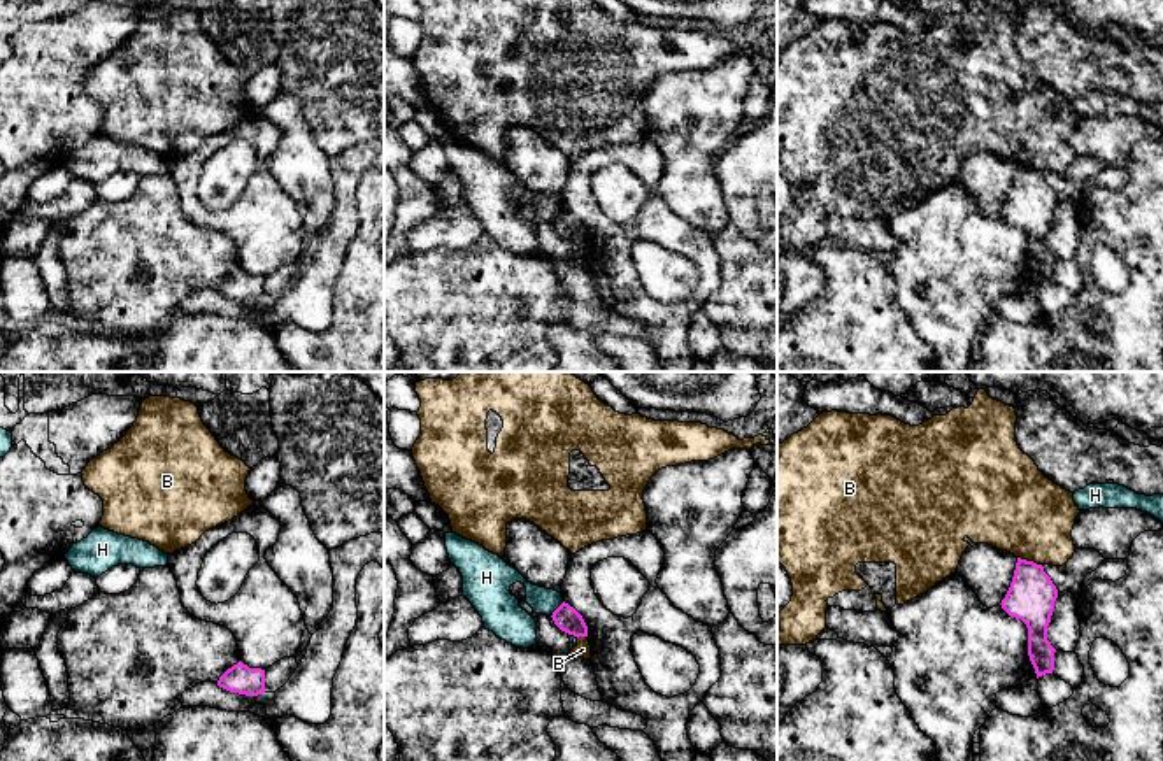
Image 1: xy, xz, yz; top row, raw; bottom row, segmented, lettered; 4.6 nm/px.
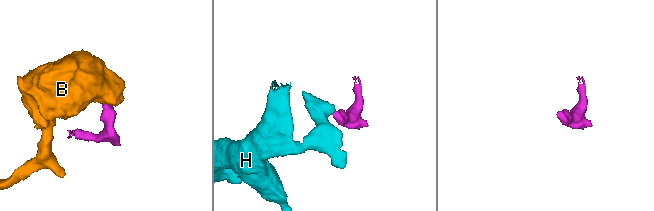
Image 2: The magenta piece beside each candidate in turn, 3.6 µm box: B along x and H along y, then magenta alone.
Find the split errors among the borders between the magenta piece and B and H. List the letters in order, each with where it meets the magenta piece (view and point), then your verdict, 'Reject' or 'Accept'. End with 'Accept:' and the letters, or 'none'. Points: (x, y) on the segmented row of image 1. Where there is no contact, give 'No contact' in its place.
B: Touches magenta at yz (1030, 561). Reject
H: Touches magenta at xz (556, 609). Reject
Accept: none

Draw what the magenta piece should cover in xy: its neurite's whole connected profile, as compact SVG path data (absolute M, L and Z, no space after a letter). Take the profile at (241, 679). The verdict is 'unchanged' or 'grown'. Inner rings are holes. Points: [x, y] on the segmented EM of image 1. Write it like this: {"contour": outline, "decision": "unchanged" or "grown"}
{"contour": "M239 661L219 677L218 686L230 693L258 696L265 693L265 670Z", "decision": "unchanged"}

